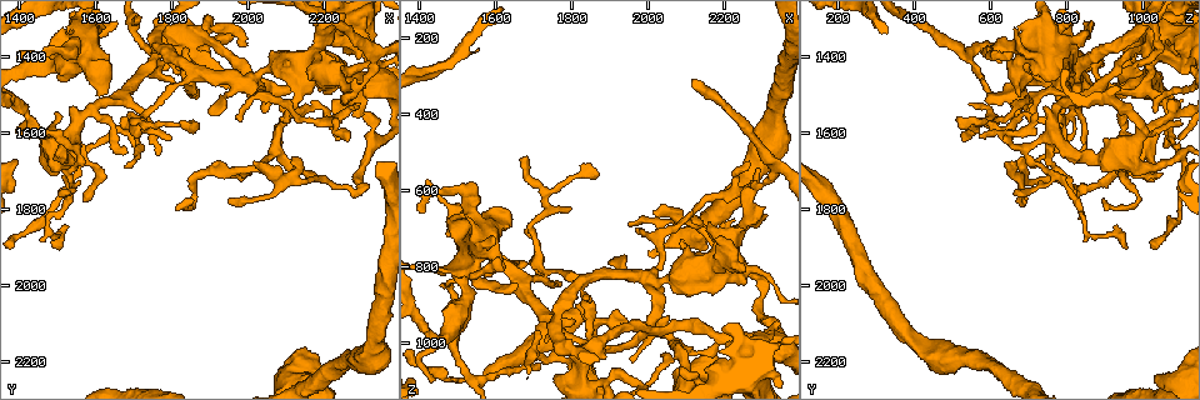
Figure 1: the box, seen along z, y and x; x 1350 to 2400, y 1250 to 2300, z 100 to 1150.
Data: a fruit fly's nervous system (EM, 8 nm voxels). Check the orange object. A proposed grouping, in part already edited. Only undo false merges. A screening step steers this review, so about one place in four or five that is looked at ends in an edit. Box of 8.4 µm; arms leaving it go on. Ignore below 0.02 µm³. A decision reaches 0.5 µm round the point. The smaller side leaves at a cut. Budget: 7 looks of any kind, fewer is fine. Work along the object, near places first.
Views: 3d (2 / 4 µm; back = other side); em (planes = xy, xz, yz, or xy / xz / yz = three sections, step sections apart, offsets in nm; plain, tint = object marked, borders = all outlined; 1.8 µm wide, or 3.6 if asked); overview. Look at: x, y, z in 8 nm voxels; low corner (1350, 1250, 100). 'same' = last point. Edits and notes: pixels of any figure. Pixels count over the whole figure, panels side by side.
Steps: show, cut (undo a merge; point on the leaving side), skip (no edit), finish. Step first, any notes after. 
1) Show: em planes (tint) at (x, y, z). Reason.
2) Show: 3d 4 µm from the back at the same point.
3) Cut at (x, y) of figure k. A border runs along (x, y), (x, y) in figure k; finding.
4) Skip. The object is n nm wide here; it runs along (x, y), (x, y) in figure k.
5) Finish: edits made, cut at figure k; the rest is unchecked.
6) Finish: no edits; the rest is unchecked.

Show: 3d 4 µm at (1730, 1550, 805). Touches itself.

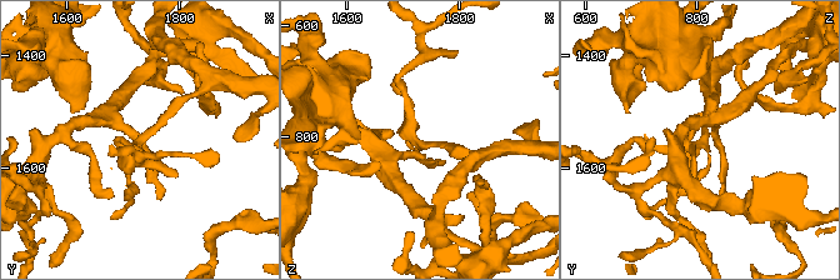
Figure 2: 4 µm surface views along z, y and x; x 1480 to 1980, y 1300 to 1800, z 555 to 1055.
Show: em planes (tint) at (1730, 1550, 815). Need the tissue.

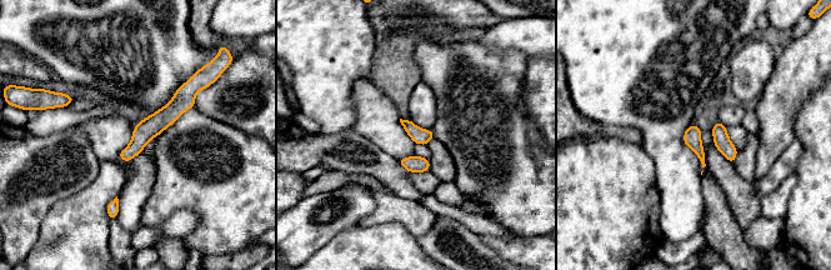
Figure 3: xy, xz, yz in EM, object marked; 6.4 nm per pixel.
Skip. It runs along (193, 90), (123, 155) in figure 3; continuous, no second neuron.

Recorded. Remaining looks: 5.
Show: 3d 4 µm at (1900, 1330, 1095). A narrow waist.

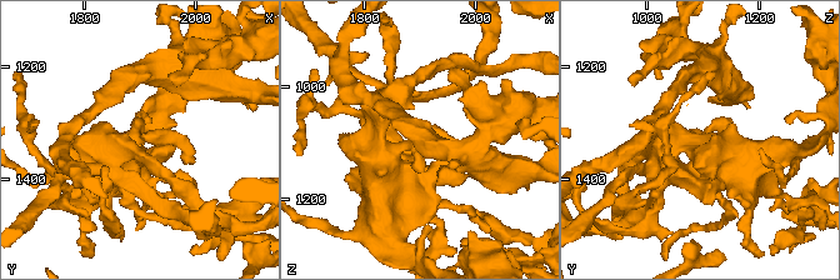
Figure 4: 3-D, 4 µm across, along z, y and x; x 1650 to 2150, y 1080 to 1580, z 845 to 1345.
Show: em planes (tint) at the same point. Shape alone is not enough.

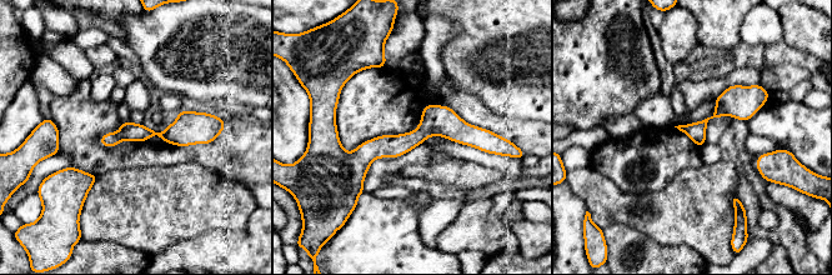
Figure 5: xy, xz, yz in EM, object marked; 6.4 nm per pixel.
Skip. It runs along (487, 141), (425, 129), (362, 156), (339, 149) in figure 5; all the same neuron.

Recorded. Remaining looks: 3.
Show: em xz step 4 (tint) at (2010, 1470, 965).

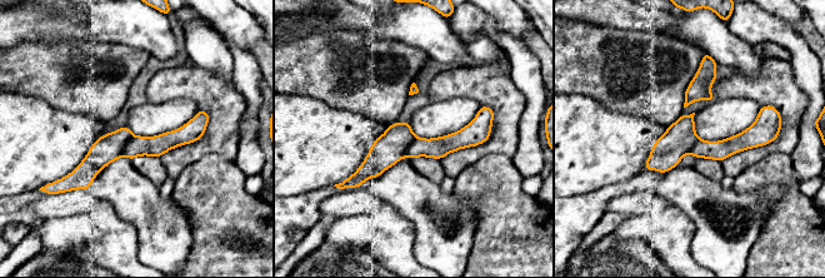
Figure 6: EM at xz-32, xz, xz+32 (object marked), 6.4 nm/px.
Show: em planes (tint) at the same point. Cut it another way.

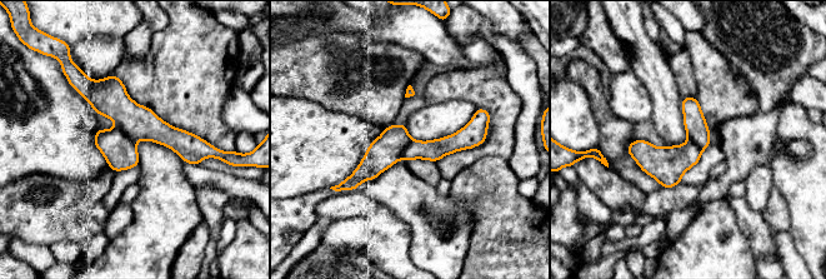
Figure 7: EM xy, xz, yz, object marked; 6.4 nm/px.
Skip. The object is 190 nm wide here; it runs along (484, 126), (388, 149), (349, 183) in figure 7; all the same neuron.

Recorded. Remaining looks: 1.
Finish: no edits; the rest is unchecked.

